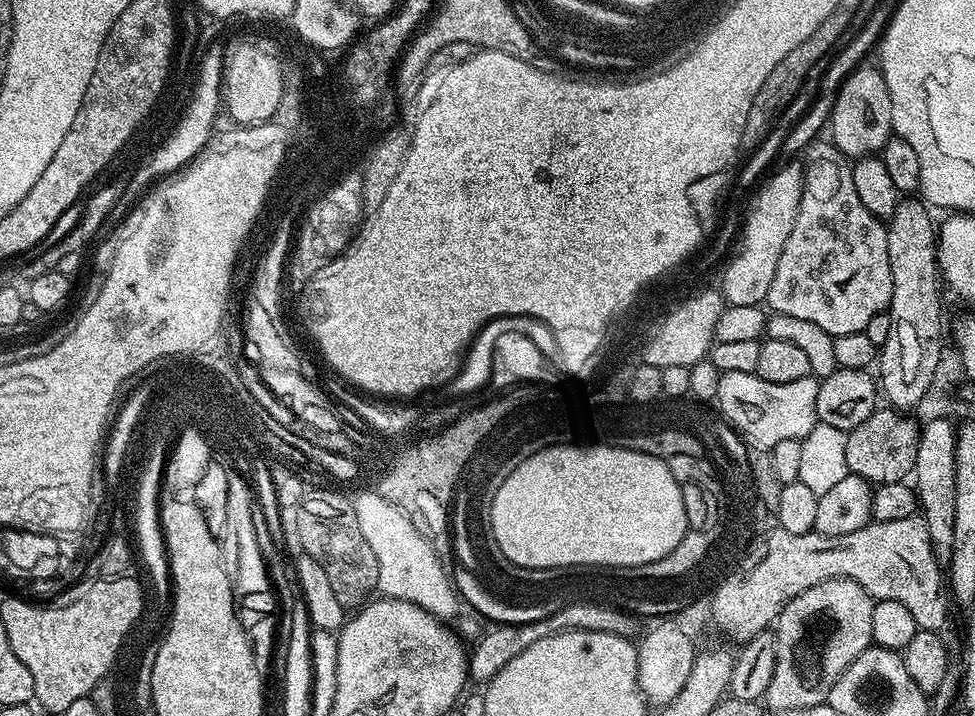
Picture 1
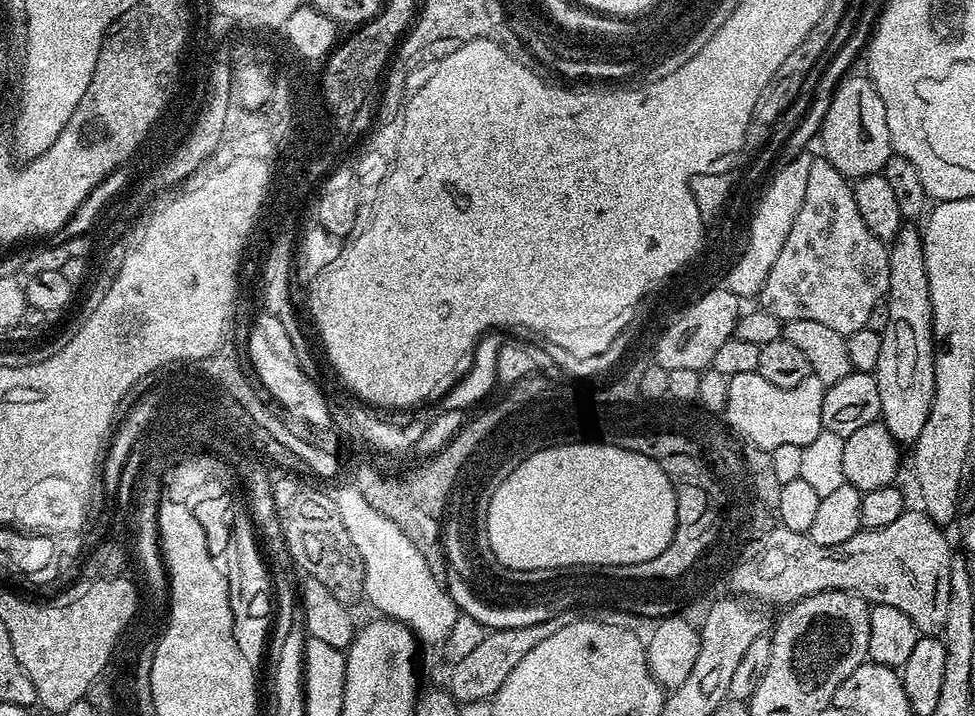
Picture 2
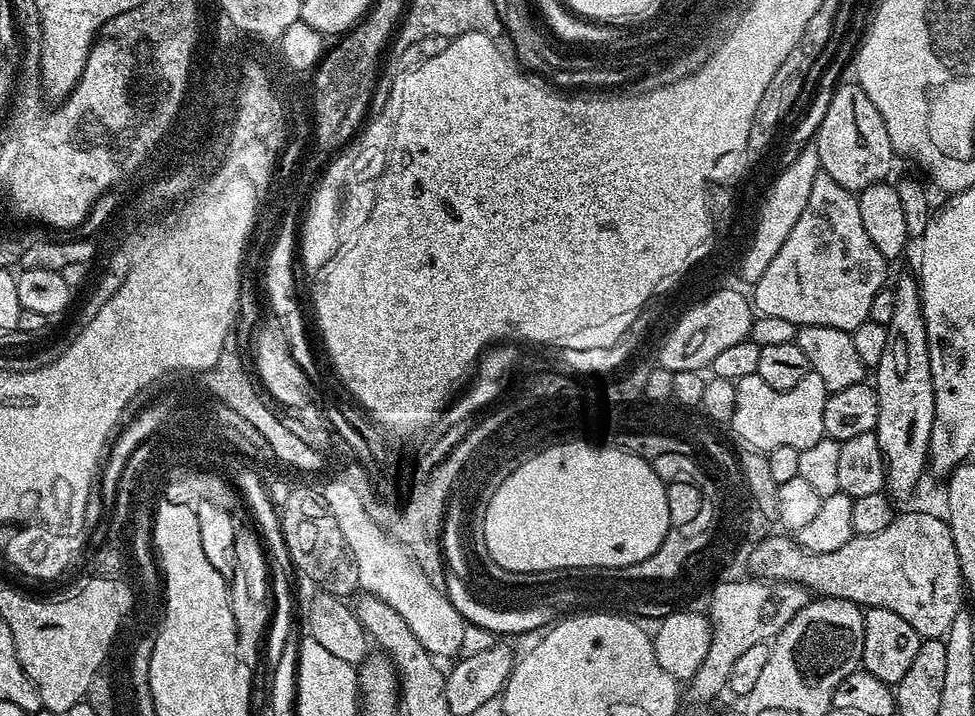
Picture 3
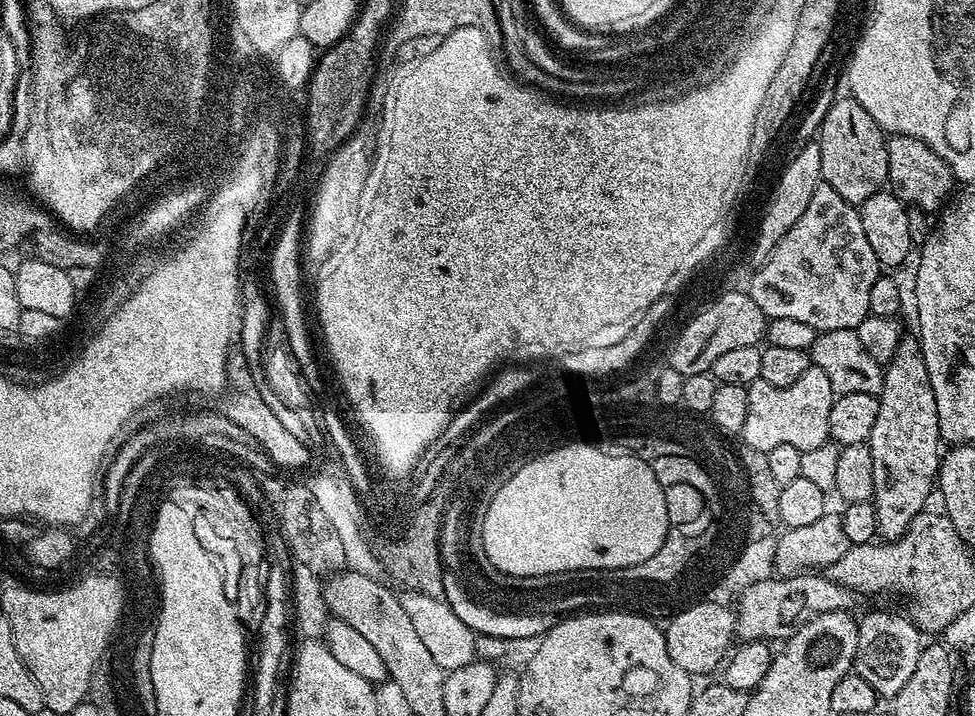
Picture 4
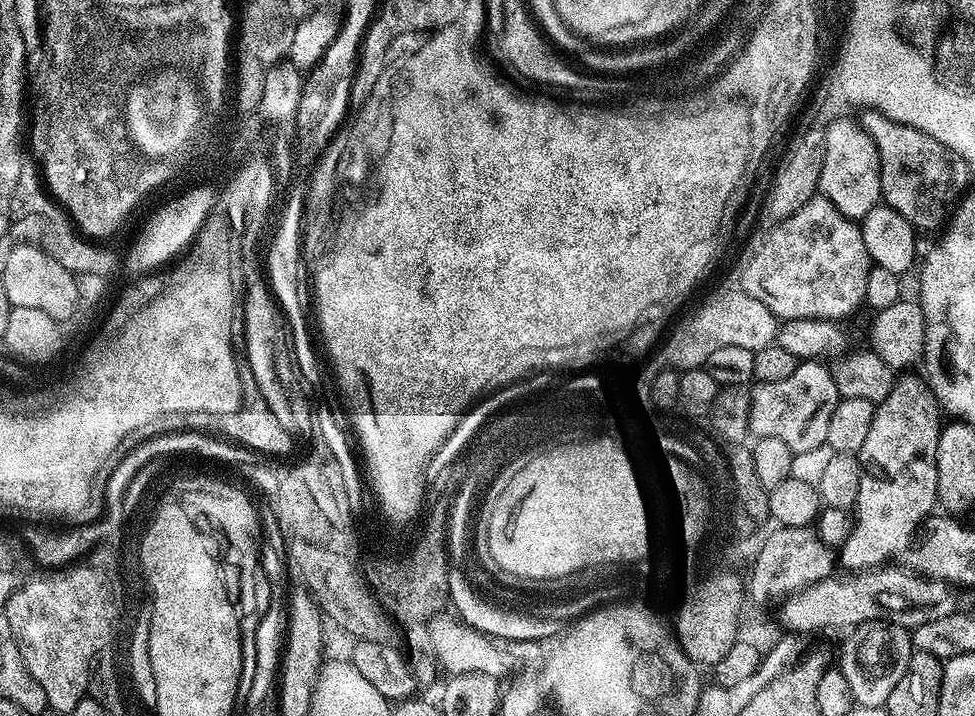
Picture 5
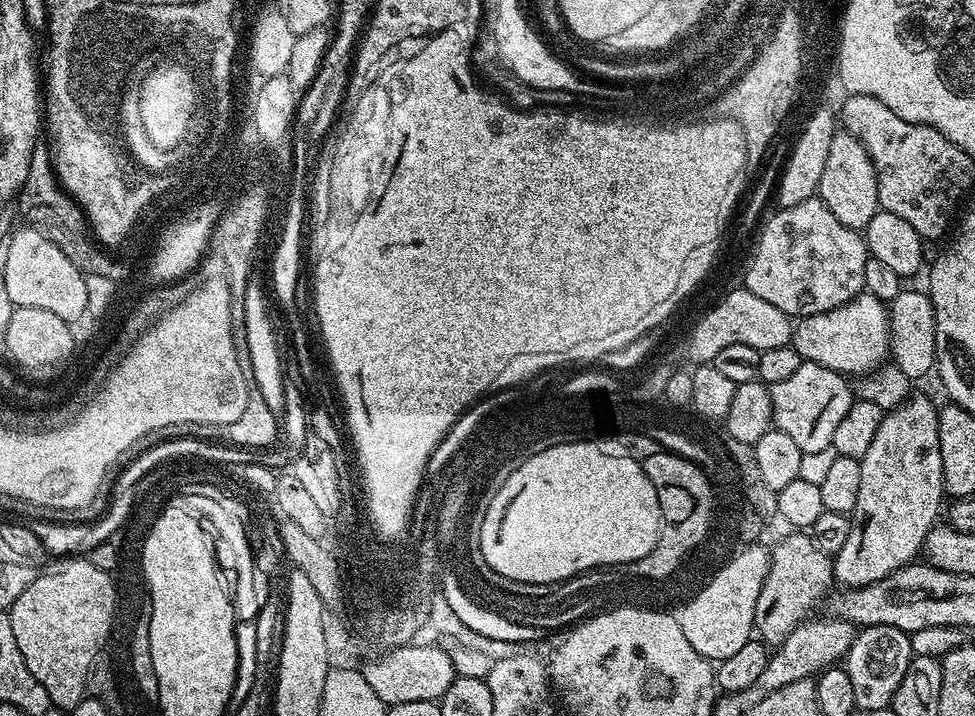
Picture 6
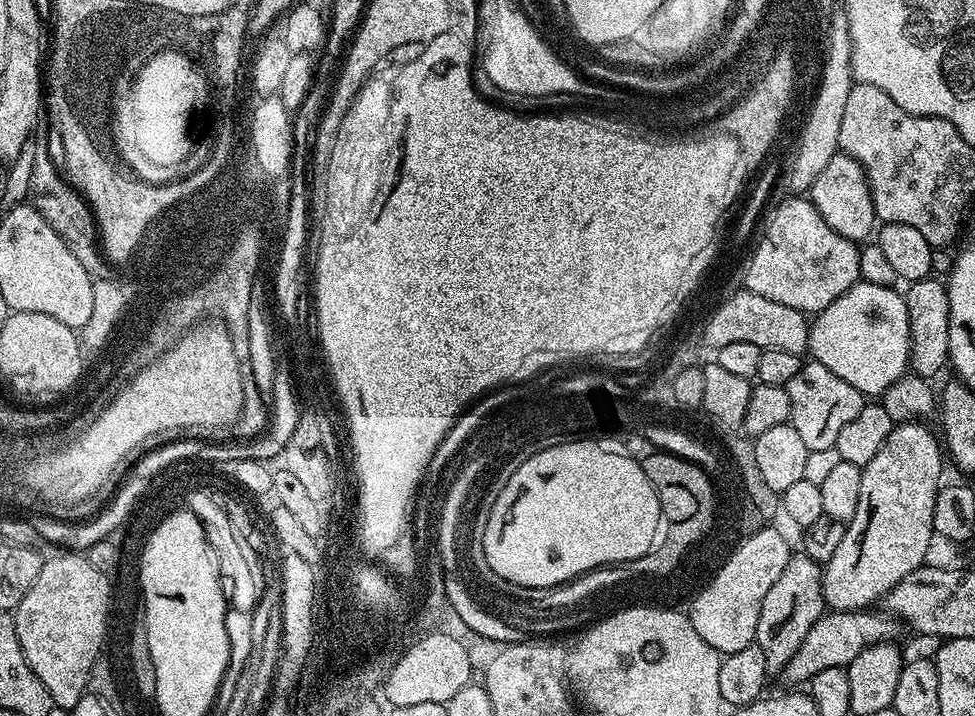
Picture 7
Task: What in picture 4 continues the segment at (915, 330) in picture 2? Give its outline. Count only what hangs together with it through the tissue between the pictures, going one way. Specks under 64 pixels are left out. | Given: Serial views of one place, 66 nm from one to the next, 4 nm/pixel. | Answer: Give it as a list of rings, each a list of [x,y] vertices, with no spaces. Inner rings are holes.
[[[901,339],[898,350],[883,365],[884,388],[879,394],[878,418],[874,430],[870,430],[867,446],[870,458],[874,458],[874,490],[871,504],[876,512],[876,531],[884,540],[896,540],[910,526],[919,512],[925,511],[928,495],[933,495],[934,485],[940,474],[942,441],[938,430],[938,402],[934,402],[934,390],[930,386],[930,374],[926,374],[926,362],[922,358],[919,339]]]

